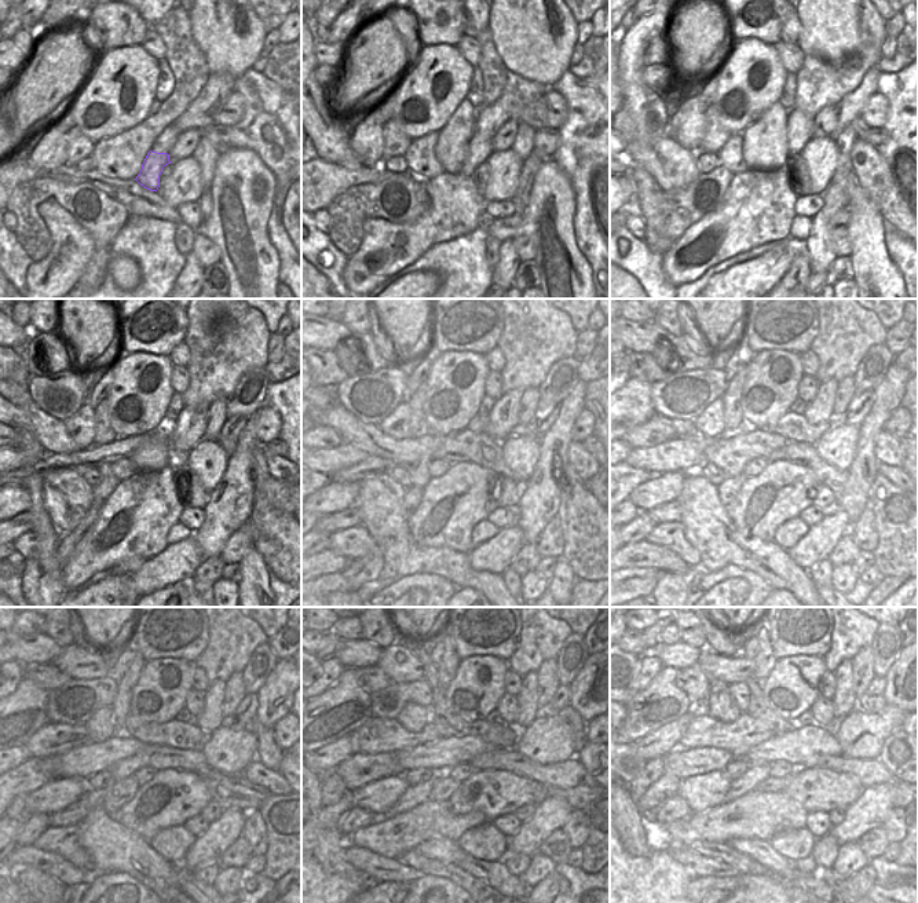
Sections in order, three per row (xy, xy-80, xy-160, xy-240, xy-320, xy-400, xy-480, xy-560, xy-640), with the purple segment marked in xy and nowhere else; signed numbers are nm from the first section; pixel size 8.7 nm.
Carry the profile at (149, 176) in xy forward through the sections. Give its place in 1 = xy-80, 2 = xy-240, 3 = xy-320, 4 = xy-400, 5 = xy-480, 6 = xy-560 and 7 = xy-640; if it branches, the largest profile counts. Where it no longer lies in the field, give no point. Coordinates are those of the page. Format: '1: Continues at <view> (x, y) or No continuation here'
1: Continues at xy-80 (481, 146)
2: Continues at xy-240 (190, 427)
3: Continues at xy-320 (503, 419)
4: Continues at xy-400 (820, 409)
5: Continues at xy-480 (211, 717)
6: Continues at xy-560 (527, 698)
7: Continues at xy-640 (845, 701).

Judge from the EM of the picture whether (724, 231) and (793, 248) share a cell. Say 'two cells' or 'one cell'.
two cells

